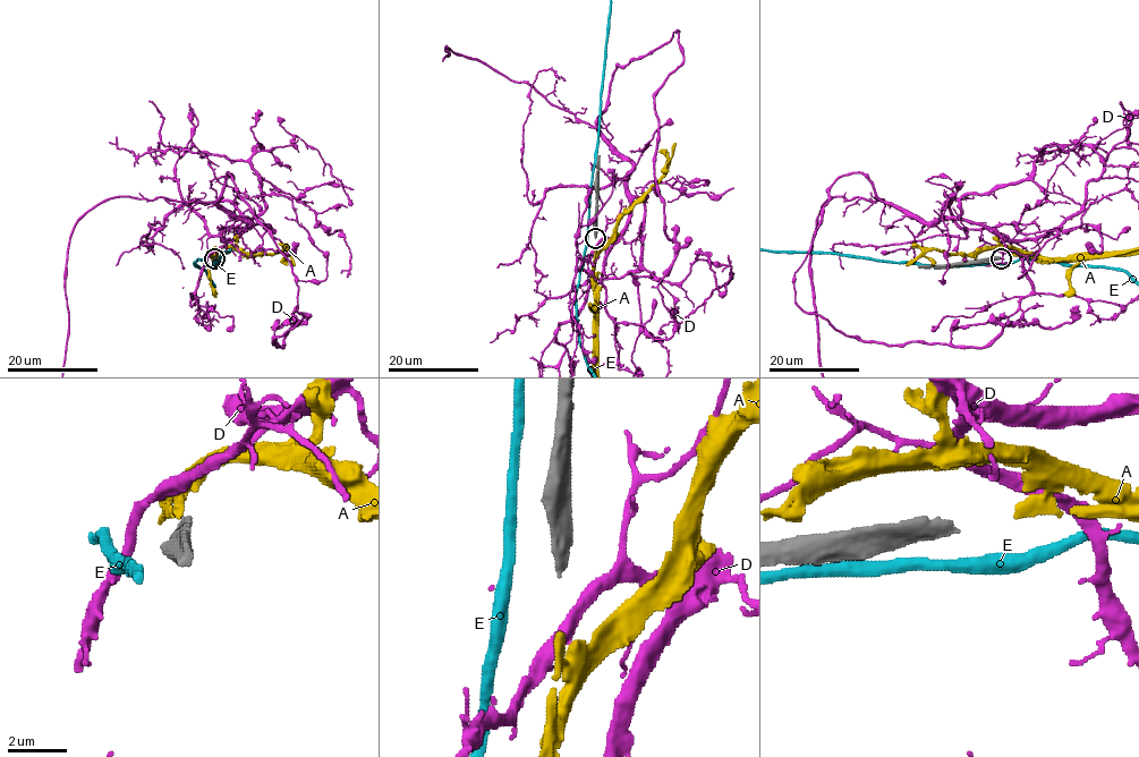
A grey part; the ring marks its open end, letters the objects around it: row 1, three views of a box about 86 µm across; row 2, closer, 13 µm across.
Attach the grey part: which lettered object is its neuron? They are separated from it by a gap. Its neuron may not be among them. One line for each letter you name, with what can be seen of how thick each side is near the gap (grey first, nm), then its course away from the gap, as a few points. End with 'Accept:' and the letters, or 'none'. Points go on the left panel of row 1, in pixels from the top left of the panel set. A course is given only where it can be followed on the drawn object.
A: calibres 280 and 360 nm
Accept: A

